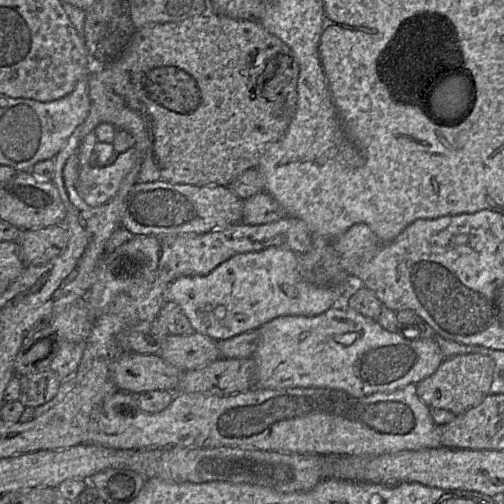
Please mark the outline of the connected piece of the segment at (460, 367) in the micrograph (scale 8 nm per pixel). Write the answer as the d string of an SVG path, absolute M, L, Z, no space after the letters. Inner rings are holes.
M469 353L445 358L438 369L416 384L417 396L428 407L441 408L460 415L480 404L490 394L494 361L485 355Z

